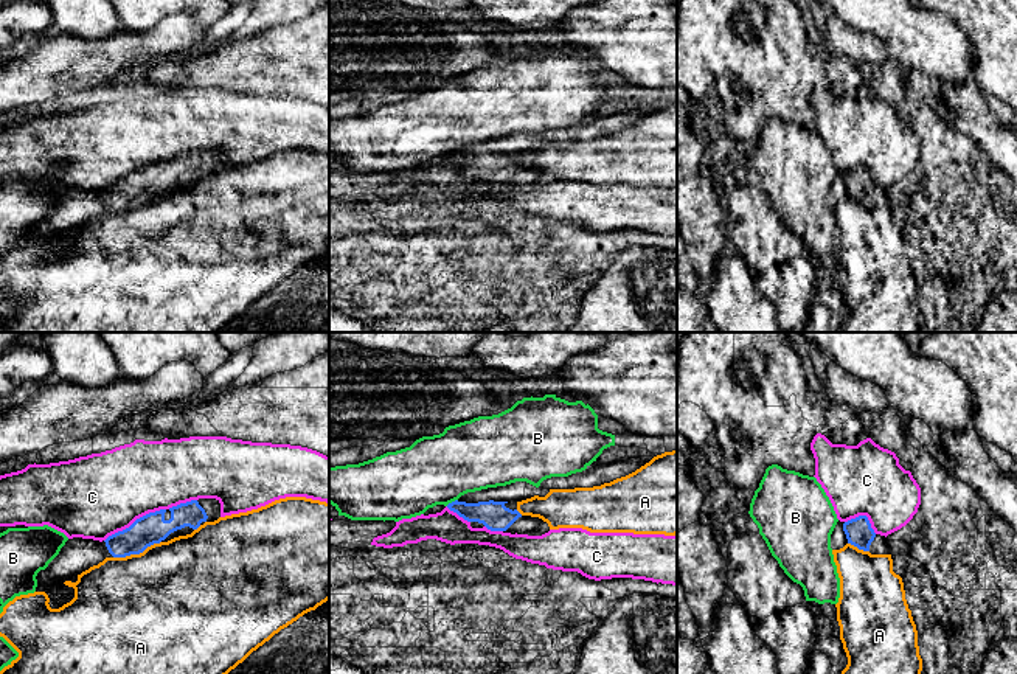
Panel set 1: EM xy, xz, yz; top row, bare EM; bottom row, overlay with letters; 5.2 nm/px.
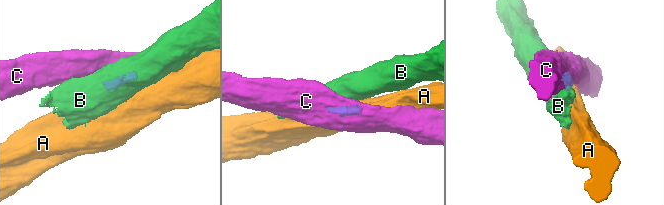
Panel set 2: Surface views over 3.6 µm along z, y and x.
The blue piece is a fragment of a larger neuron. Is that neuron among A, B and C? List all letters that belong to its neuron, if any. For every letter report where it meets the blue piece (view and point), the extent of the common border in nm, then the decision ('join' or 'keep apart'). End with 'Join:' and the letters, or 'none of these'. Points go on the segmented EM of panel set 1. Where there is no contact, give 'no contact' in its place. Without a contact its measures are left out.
A: xy (137, 553) | 260 nm | keep apart
B: xz (452, 502) | 70 nm | keep apart
C: xy (135, 521) | 360 nm | keep apart
Join: none of these

